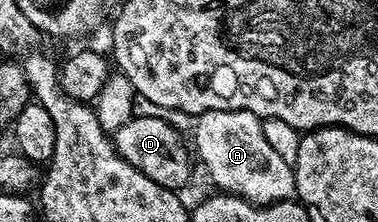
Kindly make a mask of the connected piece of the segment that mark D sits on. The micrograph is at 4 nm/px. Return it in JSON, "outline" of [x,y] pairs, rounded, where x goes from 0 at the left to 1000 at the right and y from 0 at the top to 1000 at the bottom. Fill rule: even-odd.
{"outline":[[[354,523],[336,559],[299,595],[299,640],[304,685],[310,685],[325,721],[341,743],[352,743],[352,761],[362,761],[373,779],[384,779],[384,797],[394,797],[394,815],[405,815],[421,842],[434,842],[442,860],[466,869],[481,865],[481,842],[505,806],[505,716],[511,734],[511,698],[484,649],[484,608],[479,590],[460,572],[452,554],[415,523]]]}

